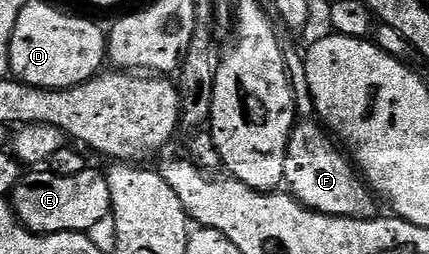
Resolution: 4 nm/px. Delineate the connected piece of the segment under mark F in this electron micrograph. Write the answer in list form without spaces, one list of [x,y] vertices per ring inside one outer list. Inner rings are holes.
[[[315,122],[296,123],[291,132],[283,175],[286,191],[296,200],[300,200],[309,210],[320,212],[325,216],[350,220],[372,219],[376,215],[376,197],[370,187],[357,175],[352,161],[340,151],[336,141],[318,123],[315,123],[316,125],[311,123]]]

